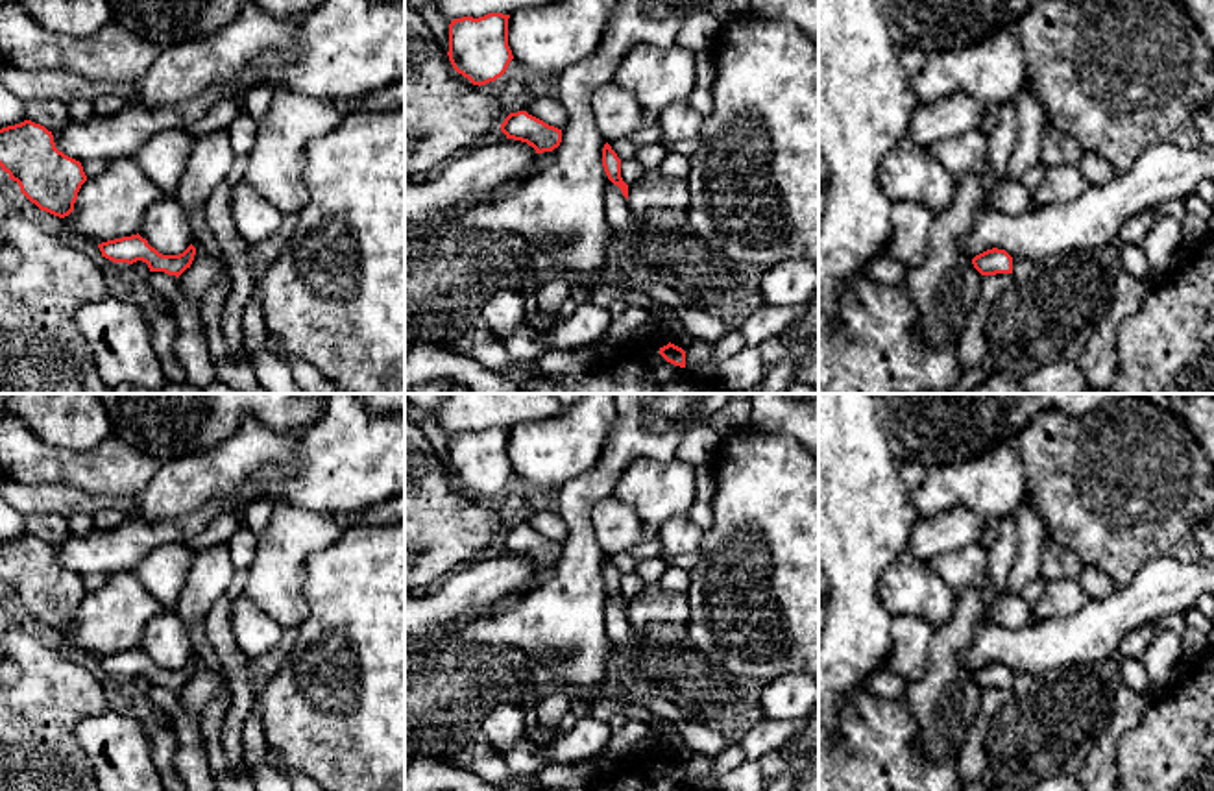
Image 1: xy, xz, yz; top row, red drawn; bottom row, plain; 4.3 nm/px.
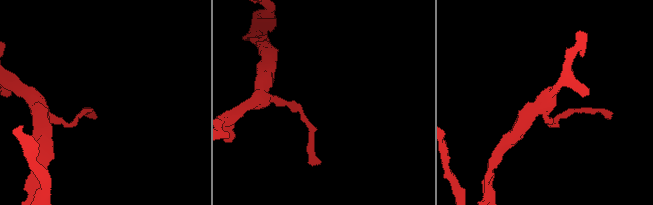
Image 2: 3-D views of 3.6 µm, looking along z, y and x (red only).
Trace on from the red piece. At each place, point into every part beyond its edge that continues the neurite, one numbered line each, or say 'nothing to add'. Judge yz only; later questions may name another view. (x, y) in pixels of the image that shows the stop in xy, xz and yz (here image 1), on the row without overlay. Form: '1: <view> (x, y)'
nothing to add

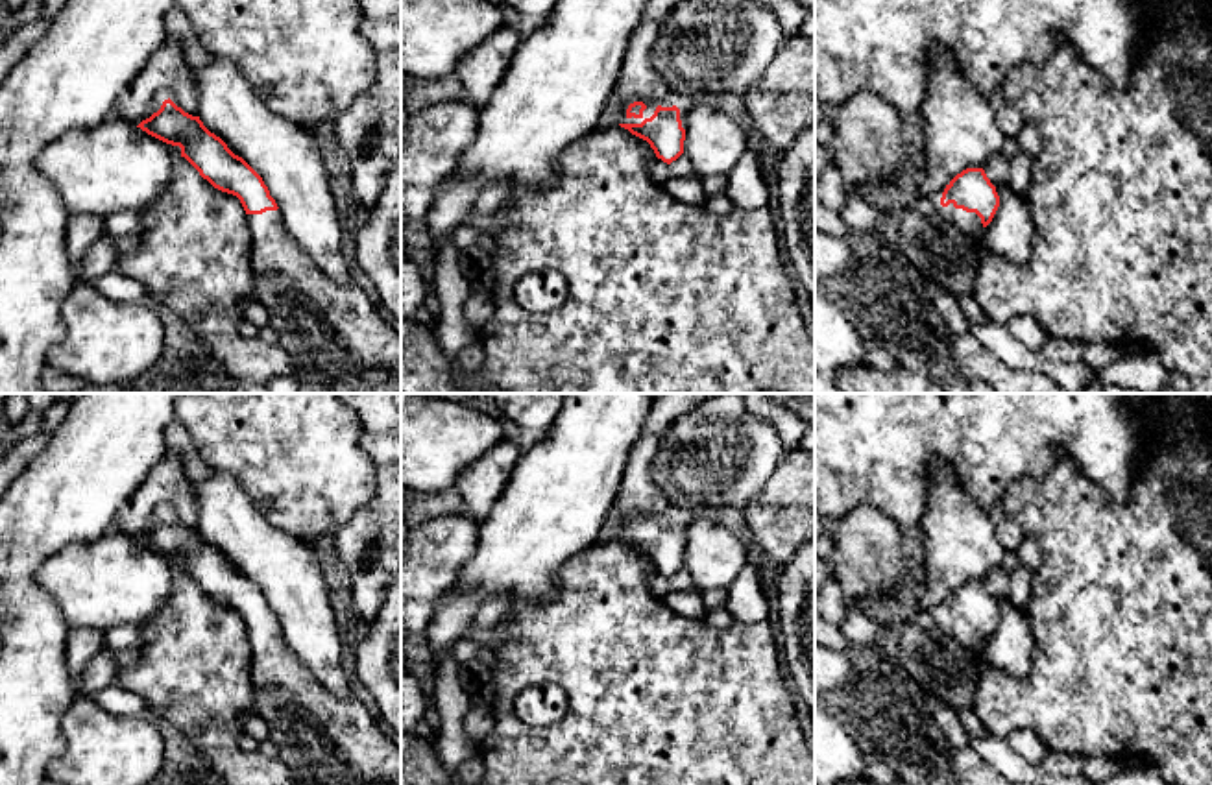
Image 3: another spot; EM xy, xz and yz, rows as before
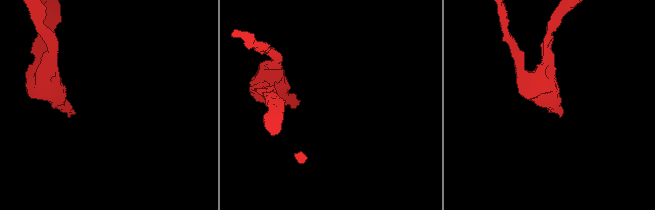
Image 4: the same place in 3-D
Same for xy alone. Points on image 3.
1: xy (326, 739)

